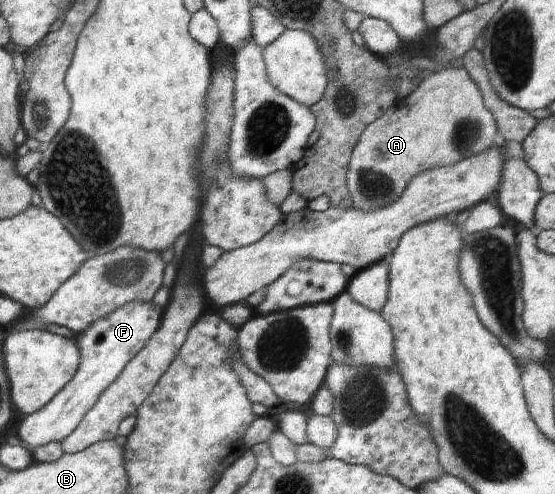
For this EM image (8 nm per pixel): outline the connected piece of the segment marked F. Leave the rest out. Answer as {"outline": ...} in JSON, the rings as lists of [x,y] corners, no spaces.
{"outline":[[[131,302],[130,305],[118,307],[105,318],[99,318],[89,329],[77,335],[75,338],[80,362],[73,379],[47,405],[17,423],[17,436],[27,443],[27,449],[33,451],[49,442],[61,443],[73,433],[85,415],[97,405],[101,395],[121,377],[125,367],[149,344],[149,339],[157,333],[164,316],[163,307],[153,303]]]}

